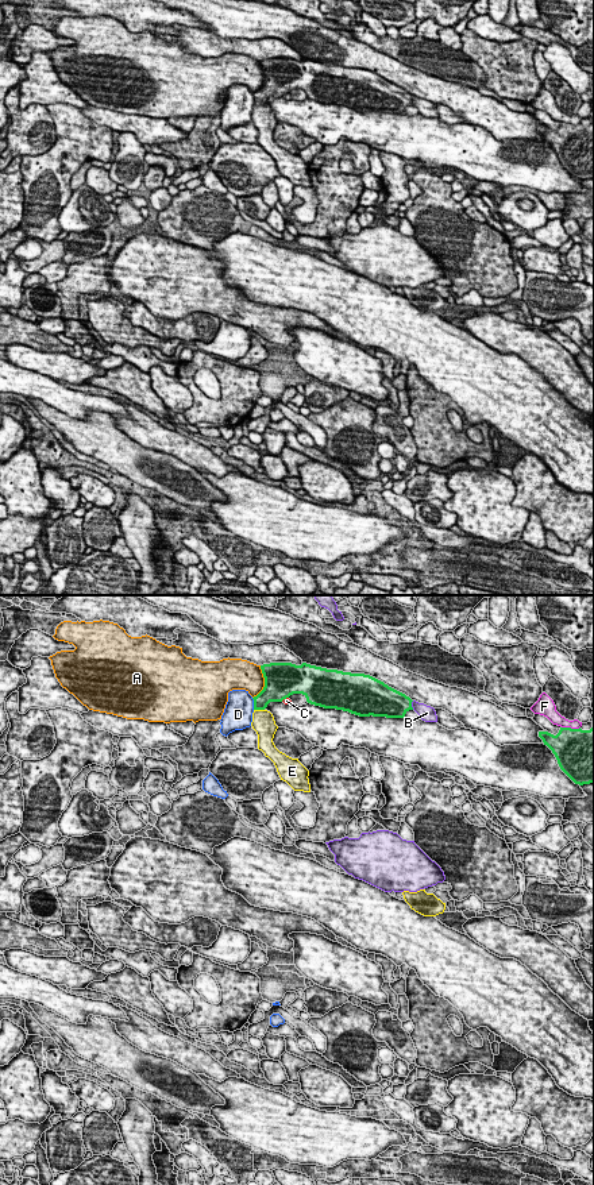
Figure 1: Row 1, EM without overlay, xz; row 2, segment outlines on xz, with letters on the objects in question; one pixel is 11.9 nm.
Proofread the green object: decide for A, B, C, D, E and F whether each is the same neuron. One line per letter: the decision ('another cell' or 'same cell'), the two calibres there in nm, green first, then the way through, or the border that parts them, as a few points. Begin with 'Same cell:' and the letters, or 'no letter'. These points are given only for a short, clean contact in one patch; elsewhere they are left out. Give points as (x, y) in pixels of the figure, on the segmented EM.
Same cell: E
A: another cell | 420/340 nm
B: another cell | 340/190 nm
C: another cell | 420/70 nm
D: another cell | 220/360 nm
E: same cell | 220/280 nm | across xz (272, 693), (259, 709), (263, 724)
F: another cell | 480/140 nm

